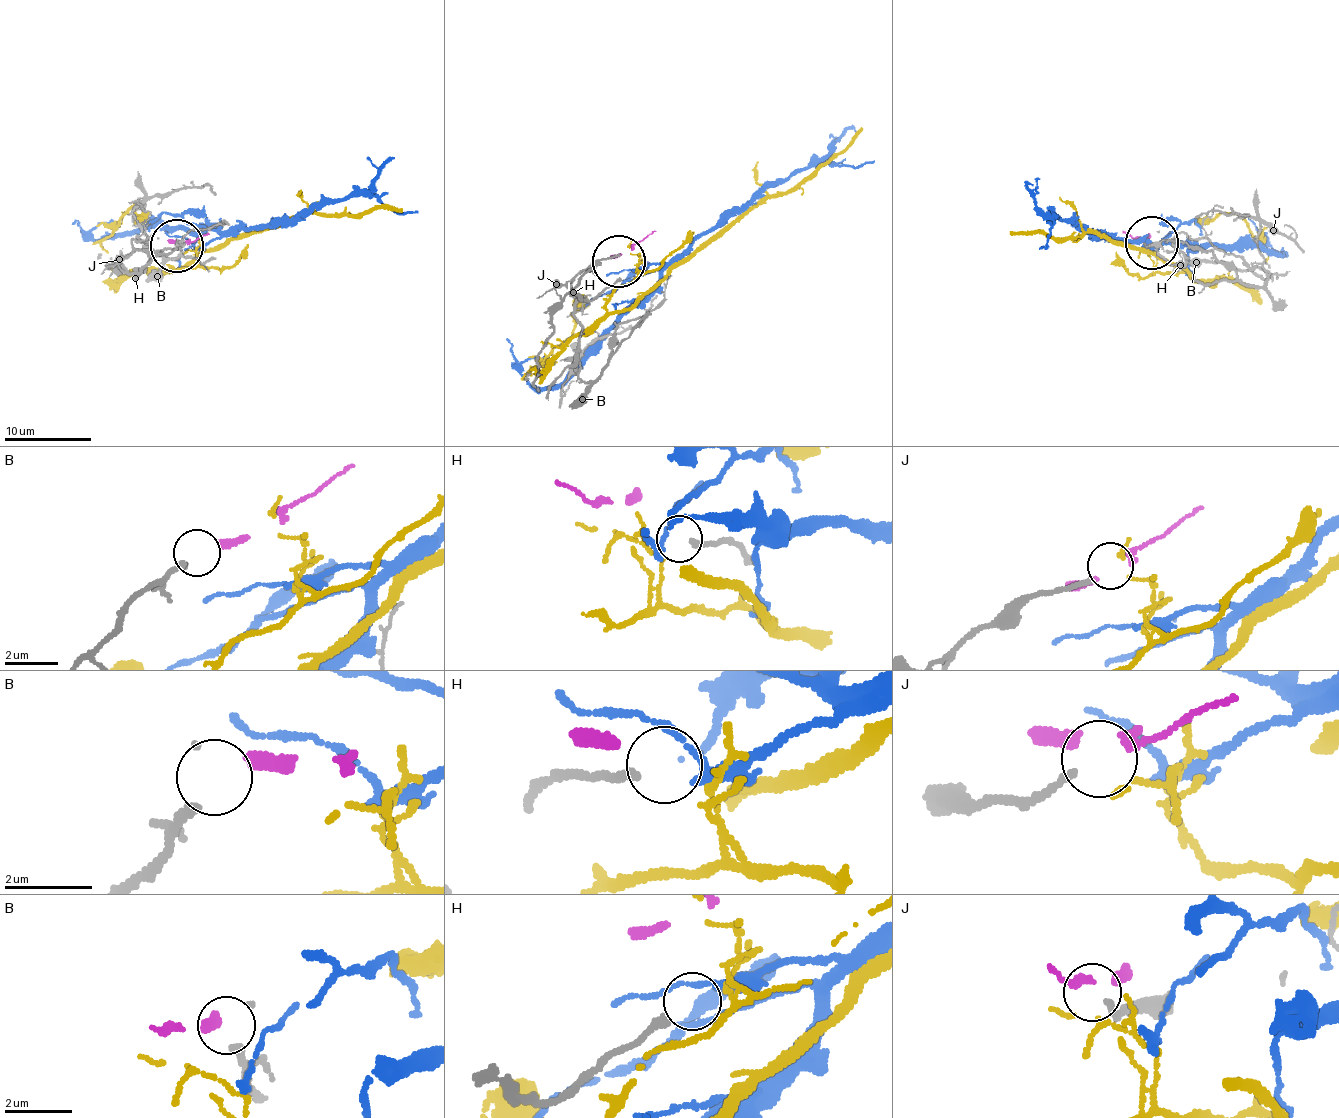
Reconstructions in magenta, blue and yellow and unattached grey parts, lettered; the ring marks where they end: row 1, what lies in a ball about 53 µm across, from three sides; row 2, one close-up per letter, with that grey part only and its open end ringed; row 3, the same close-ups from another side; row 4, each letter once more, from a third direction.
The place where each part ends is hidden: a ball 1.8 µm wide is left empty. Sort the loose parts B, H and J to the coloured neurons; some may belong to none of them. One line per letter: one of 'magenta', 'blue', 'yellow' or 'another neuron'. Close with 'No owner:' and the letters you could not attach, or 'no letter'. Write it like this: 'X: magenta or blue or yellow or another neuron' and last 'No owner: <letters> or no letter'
B: magenta
H: blue
J: another neuron
No owner: J

